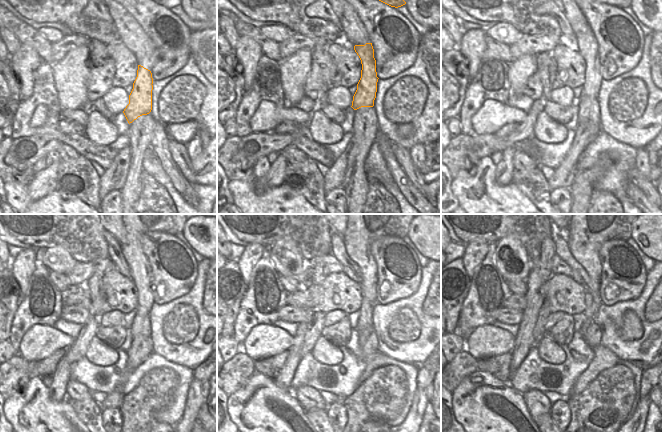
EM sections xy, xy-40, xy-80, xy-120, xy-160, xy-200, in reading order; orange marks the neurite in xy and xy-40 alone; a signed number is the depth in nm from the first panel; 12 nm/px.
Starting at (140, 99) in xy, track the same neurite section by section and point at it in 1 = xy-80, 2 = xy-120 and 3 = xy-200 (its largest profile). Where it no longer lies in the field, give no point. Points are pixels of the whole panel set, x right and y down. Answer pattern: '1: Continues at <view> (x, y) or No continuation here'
1: Continues at xy-80 (587, 43)
2: Continues at xy-120 (140, 269)
3: Continues at xy-200 (586, 234).

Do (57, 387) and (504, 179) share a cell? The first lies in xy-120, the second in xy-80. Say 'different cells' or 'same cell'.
same cell

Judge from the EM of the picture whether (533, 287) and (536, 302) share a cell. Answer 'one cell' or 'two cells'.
one cell

